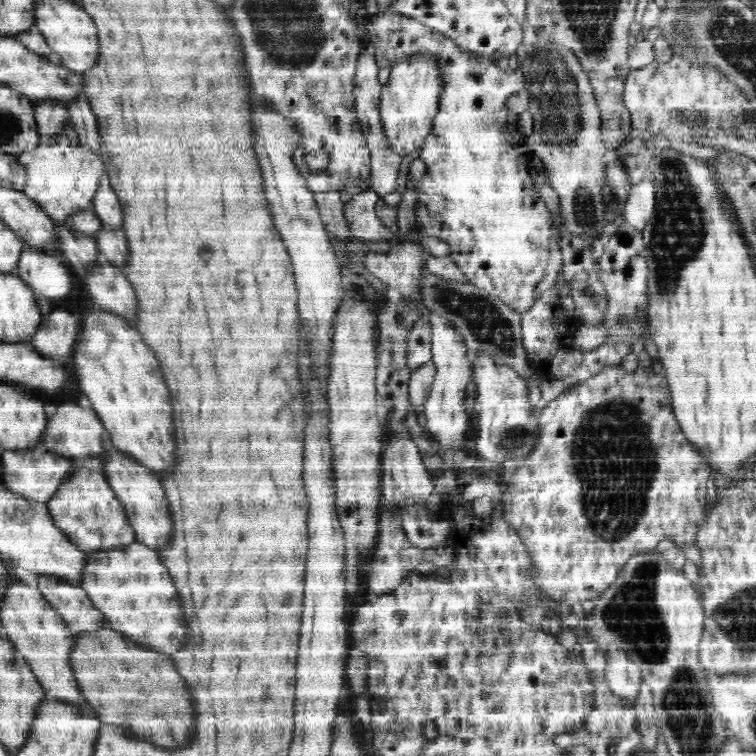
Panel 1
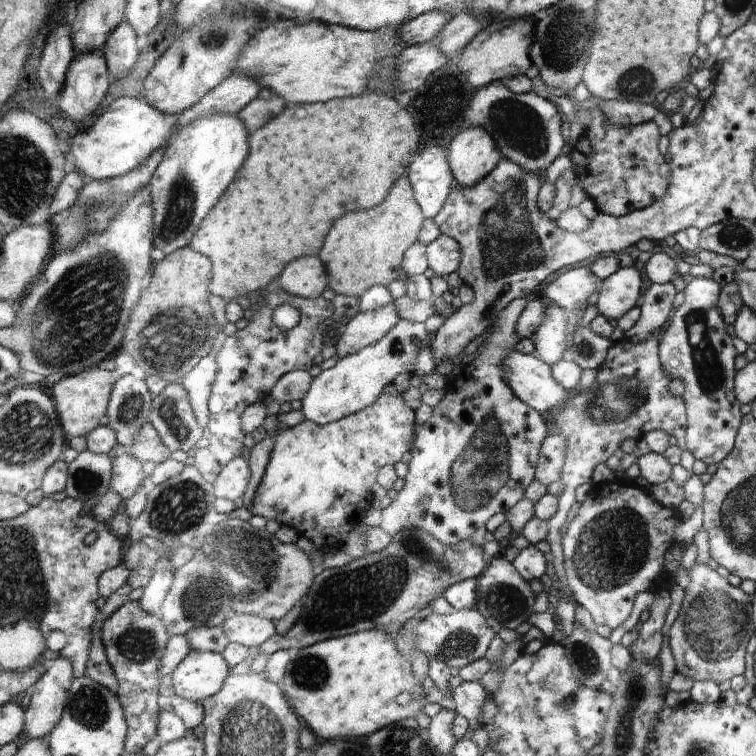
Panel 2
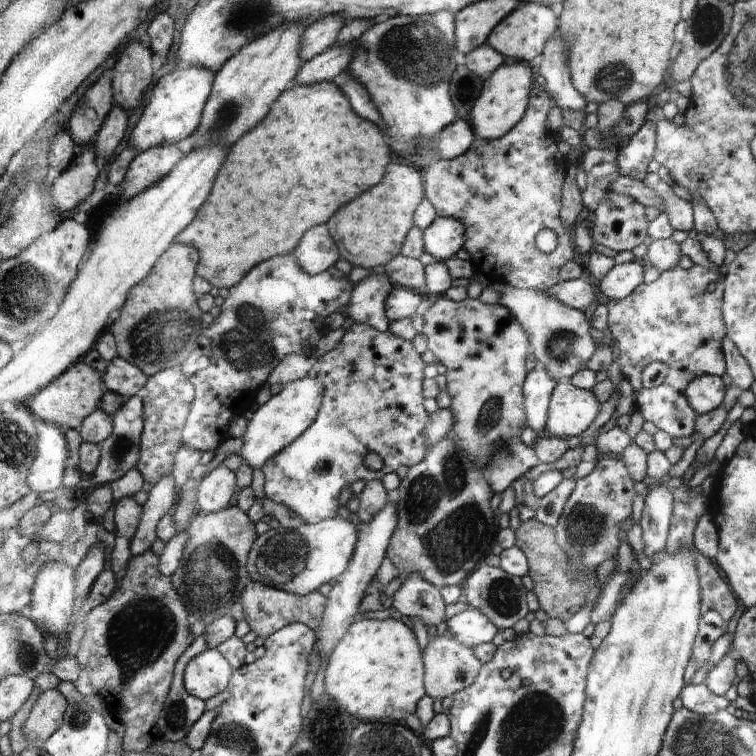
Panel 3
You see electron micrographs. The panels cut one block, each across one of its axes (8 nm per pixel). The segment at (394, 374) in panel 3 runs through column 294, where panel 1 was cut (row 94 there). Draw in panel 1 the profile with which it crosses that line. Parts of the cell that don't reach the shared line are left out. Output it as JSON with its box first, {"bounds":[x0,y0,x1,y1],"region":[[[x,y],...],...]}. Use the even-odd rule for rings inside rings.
{"bounds":[367,10,563,314],"region":[[[388,10],[376,15],[372,24],[368,27],[367,33],[368,44],[371,44],[375,50],[375,61],[379,68],[392,69],[402,58],[409,58],[410,55],[420,54],[421,51],[427,51],[427,54],[434,54],[435,58],[438,58],[439,70],[442,70],[443,90],[442,93],[440,93],[439,112],[436,113],[436,116],[433,118],[432,130],[424,139],[421,152],[418,155],[426,165],[426,171],[419,180],[418,188],[416,188],[418,198],[415,206],[417,215],[416,227],[418,227],[420,231],[426,232],[428,236],[440,238],[440,240],[444,240],[444,242],[448,244],[452,261],[456,263],[458,268],[465,274],[470,284],[473,284],[477,289],[498,297],[505,305],[512,307],[514,311],[520,314],[526,313],[527,310],[531,308],[532,304],[541,297],[542,293],[546,292],[546,290],[550,290],[552,286],[556,286],[558,276],[560,276],[560,269],[563,268],[563,256],[560,254],[560,238],[559,232],[554,226],[555,220],[553,220],[553,216],[548,214],[546,204],[540,197],[536,186],[534,186],[534,180],[530,173],[530,160],[532,160],[534,153],[532,149],[525,144],[525,136],[518,131],[518,114],[510,112],[506,106],[506,102],[508,102],[510,96],[516,94],[516,92],[520,90],[526,89],[523,71],[519,68],[513,69],[510,67],[501,70],[498,65],[494,65],[494,63],[490,62],[486,57],[476,56],[476,53],[470,53],[466,49],[457,47],[452,39],[441,32],[430,29],[429,26],[422,24],[418,19],[400,13],[394,14]]]}

